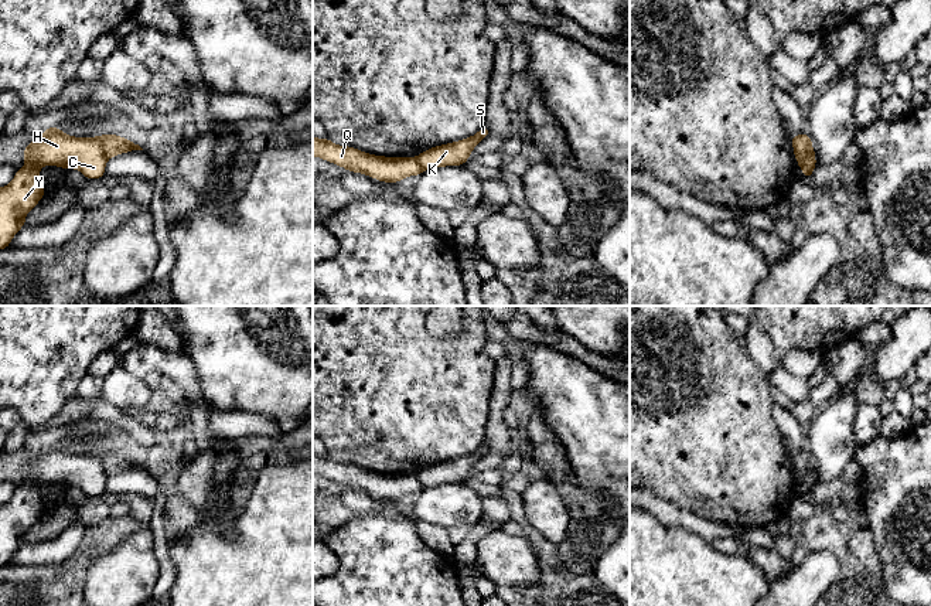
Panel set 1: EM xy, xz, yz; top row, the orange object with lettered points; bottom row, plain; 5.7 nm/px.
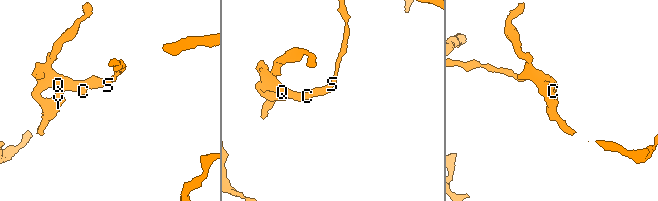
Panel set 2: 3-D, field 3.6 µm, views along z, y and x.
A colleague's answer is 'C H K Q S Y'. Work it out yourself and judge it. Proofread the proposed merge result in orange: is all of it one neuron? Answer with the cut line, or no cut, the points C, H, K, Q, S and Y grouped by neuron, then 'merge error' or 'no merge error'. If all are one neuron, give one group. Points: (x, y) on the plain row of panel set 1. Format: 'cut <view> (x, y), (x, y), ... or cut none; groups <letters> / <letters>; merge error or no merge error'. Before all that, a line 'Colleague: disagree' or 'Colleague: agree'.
Colleague: disagree
cut xy (98, 455), (108, 475); groups C H Q Y / K S; merge error

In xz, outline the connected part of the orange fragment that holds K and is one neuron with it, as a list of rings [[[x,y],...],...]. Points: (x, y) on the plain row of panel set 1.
[[[484,440],[482,445],[474,453],[461,456],[458,459],[430,464],[422,469],[416,474],[416,477],[422,483],[423,488],[433,487],[437,484],[463,483],[467,480],[474,464],[490,452],[490,446]]]

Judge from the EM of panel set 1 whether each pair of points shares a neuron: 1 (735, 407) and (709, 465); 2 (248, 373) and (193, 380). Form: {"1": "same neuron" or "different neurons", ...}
{"1": "same neuron", "2": "different neurons"}

